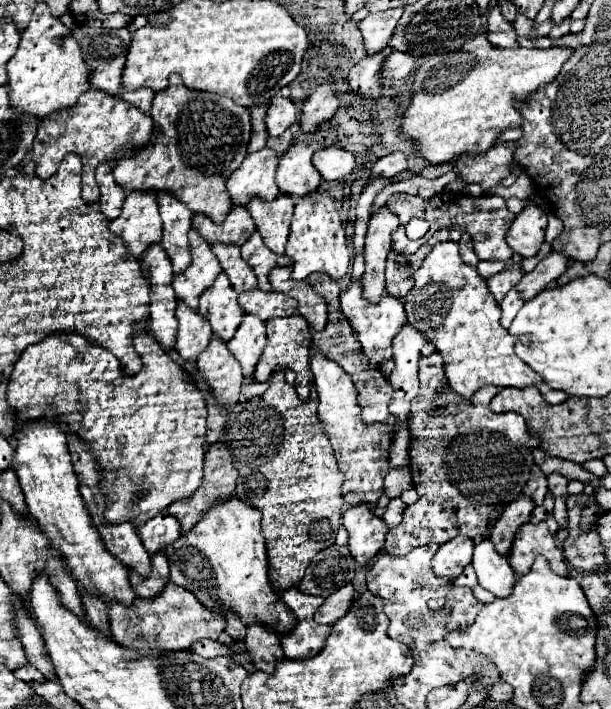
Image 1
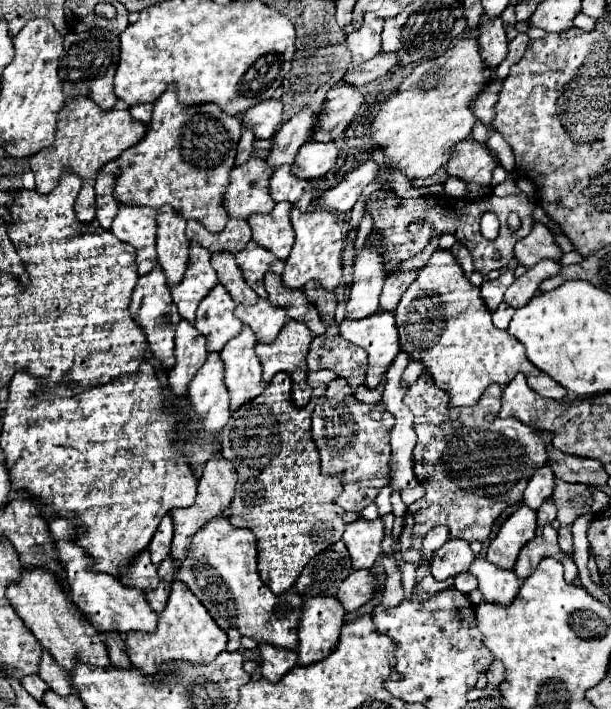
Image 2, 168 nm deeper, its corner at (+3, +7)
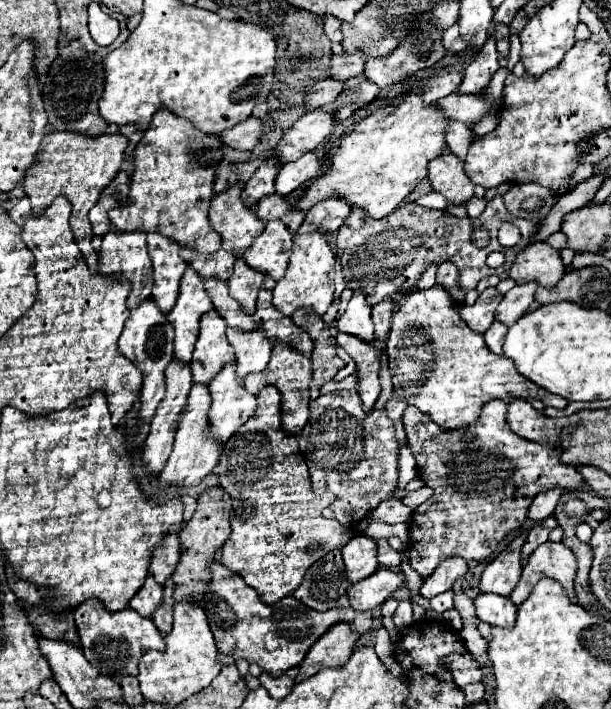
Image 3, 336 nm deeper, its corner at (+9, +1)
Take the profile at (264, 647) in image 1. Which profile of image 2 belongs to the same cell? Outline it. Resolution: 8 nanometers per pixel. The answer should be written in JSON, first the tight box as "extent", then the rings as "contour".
{"extent":[259,643,297,683],"contour":[[[259,643],[261,653],[261,673],[271,683],[277,683],[291,667],[297,665],[297,653],[273,647],[269,643]]]}

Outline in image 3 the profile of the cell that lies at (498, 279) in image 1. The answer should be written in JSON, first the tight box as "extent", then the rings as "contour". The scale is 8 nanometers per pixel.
{"extent":[461,287,503,333],"contour":[[[489,287],[485,289],[477,301],[473,305],[465,305],[461,307],[461,319],[477,333],[485,333],[491,323],[495,321],[495,309],[499,305],[499,301],[503,299],[501,293],[497,293],[495,287]]]}

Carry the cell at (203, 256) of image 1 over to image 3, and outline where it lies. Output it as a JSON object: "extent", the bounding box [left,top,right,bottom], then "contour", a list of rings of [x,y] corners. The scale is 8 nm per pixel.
{"extent":[167,267,213,363],"contour":[[[187,267],[181,279],[177,303],[167,315],[167,321],[171,321],[175,329],[175,361],[191,363],[193,345],[199,337],[199,321],[207,311],[211,311],[211,307],[213,305],[203,287],[203,279],[193,271],[193,267]]]}

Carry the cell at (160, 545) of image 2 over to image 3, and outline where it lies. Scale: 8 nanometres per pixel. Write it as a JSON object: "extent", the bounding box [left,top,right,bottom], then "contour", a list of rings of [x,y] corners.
{"extent":[149,533,181,585],"contour":[[[175,533],[167,535],[163,545],[159,549],[155,549],[149,571],[159,585],[163,585],[171,577],[171,573],[175,573],[175,565],[179,563],[179,553],[181,553],[181,545],[179,545],[179,537]]]}

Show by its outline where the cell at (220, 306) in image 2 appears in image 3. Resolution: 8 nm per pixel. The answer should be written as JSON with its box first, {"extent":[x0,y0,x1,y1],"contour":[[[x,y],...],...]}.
{"extent":[191,311,235,385],"contour":[[[215,311],[205,313],[205,317],[201,319],[201,333],[195,343],[193,361],[191,361],[193,383],[209,385],[209,381],[227,363],[235,361],[235,351],[227,343],[225,329],[227,329],[225,321]]]}

